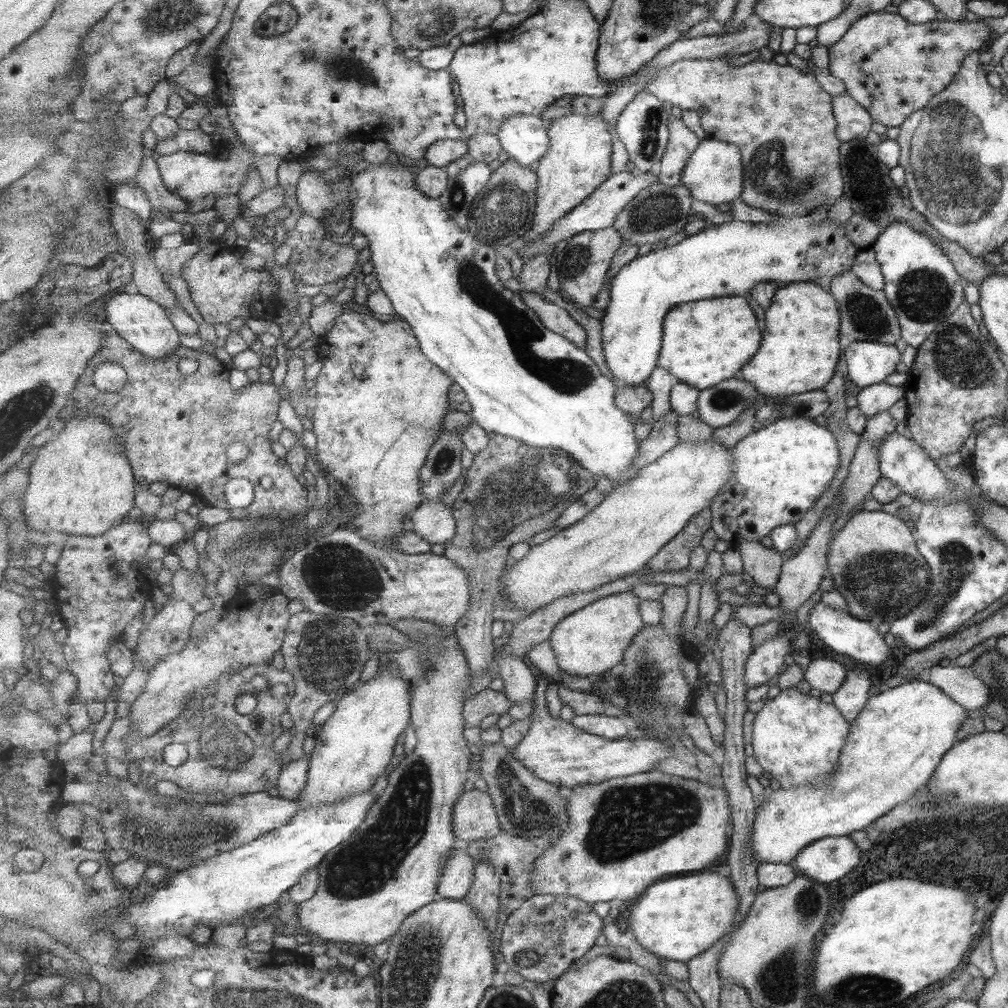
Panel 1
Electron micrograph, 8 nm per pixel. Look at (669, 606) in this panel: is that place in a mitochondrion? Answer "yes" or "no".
no

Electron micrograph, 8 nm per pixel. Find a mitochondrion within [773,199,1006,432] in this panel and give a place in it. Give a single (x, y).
(956, 358)

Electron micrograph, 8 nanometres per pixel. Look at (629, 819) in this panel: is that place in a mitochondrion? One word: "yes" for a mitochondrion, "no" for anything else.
yes

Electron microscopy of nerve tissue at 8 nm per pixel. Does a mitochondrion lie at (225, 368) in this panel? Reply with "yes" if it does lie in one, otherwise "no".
no

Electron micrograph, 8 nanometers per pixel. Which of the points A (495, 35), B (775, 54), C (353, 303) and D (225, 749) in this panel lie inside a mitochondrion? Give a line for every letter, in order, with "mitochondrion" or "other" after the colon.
A: other
B: other
C: other
D: mitochondrion

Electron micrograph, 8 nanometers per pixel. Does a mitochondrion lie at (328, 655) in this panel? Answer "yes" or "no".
yes

